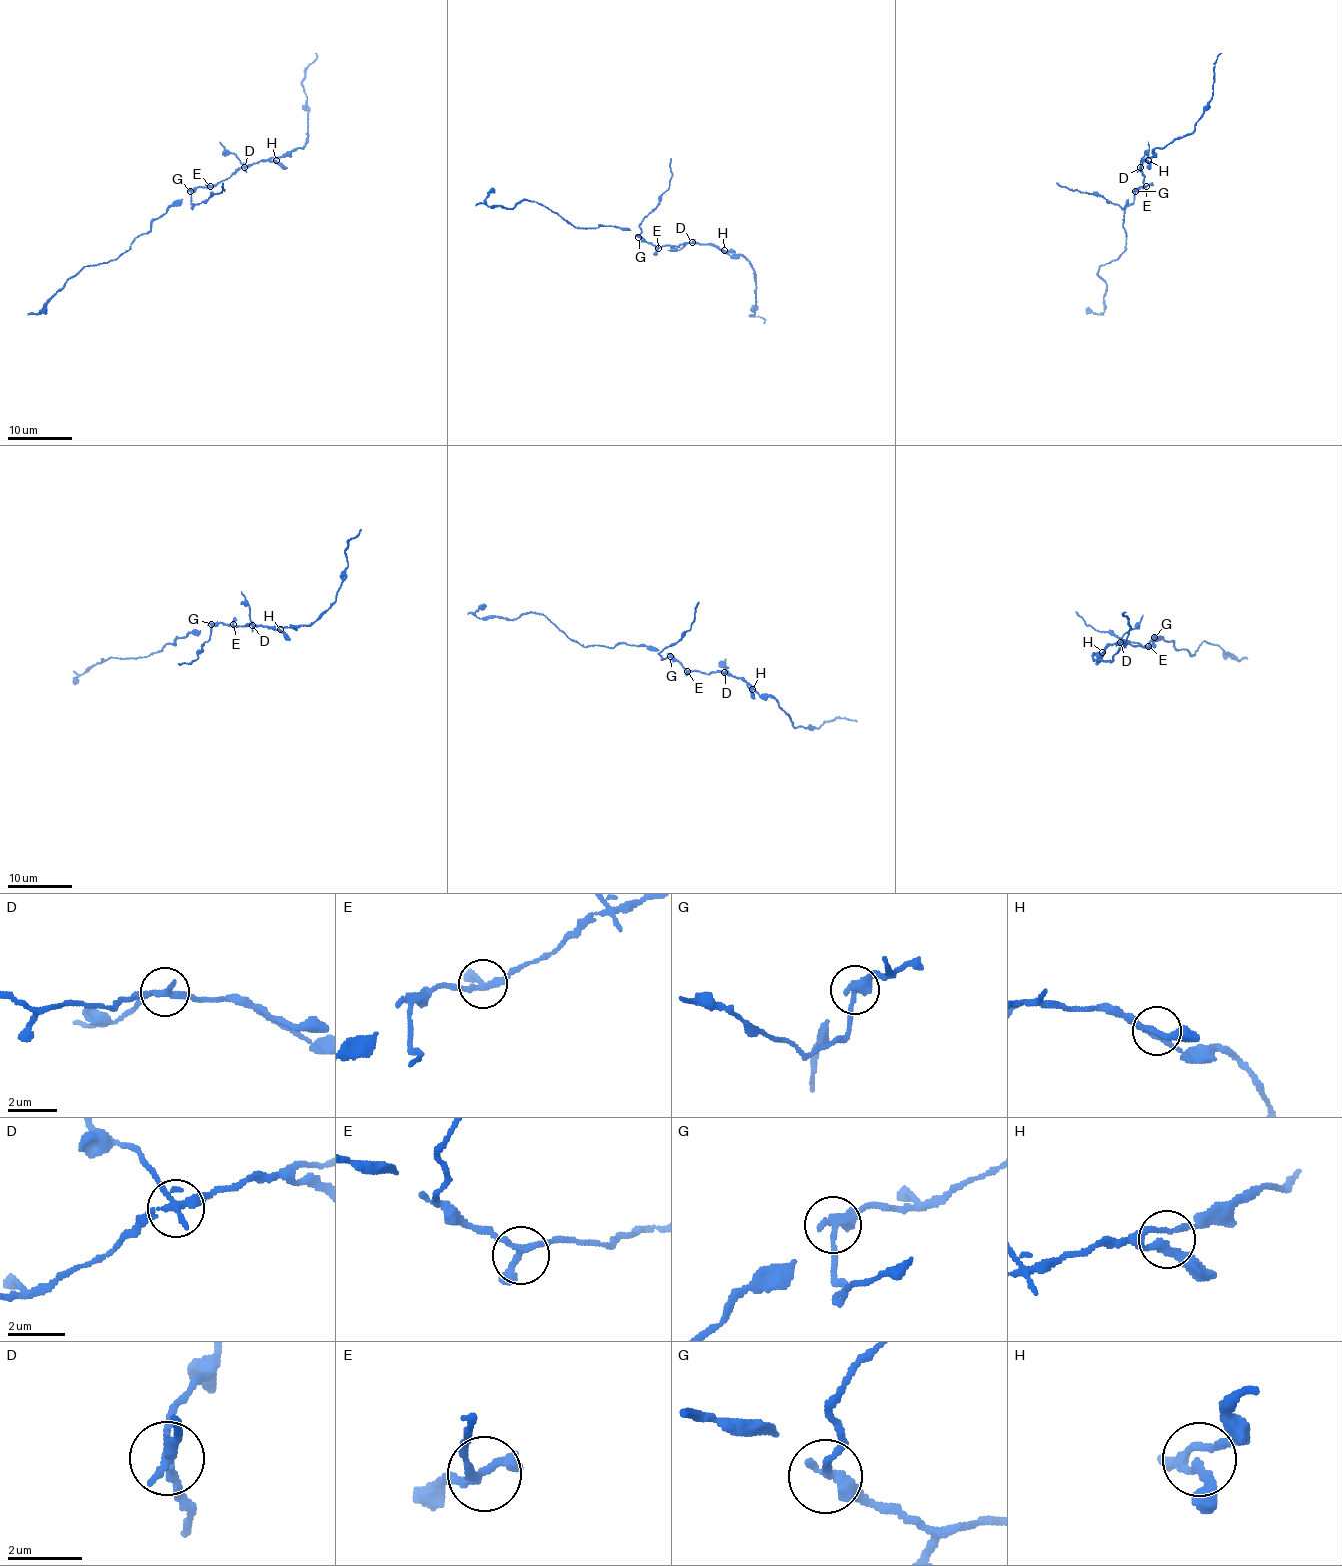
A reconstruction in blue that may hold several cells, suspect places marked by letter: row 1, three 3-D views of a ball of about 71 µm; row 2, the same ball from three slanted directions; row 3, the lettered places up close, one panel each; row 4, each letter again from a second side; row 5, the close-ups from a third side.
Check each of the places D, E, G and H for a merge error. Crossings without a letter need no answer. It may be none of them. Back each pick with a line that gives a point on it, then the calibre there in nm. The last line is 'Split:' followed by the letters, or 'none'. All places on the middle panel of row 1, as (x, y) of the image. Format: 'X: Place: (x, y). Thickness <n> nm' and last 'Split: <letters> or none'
D: Place: (692, 242). Thickness 220 nm
G: Place: (638, 237). Thickness 320 nm
Split: D, G

